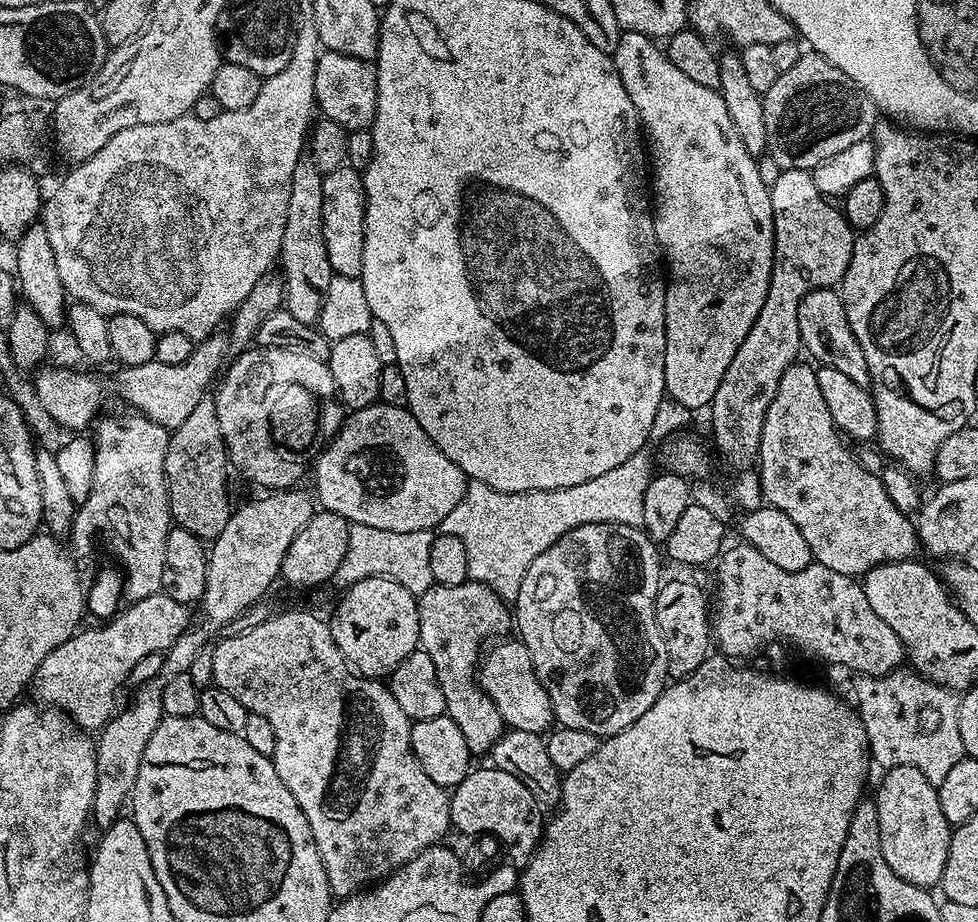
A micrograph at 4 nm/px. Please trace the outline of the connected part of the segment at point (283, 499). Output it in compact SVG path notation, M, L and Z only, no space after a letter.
M293 486L283 490L272 490L260 494L257 500L235 509L226 522L222 534L211 541L206 552L204 577L206 586L198 601L200 616L204 621L189 628L170 645L164 653L162 670L154 678L135 689L128 708L121 707L112 719L99 729L96 745L96 789L92 803L91 819L106 829L121 815L120 807L125 807L131 797L132 787L138 778L138 766L142 762L142 750L150 742L150 734L164 719L162 710L162 690L170 678L178 674L192 672L192 663L200 656L200 651L208 644L208 639L223 624L236 620L251 604L256 604L268 592L268 587L280 576L282 558L290 550L290 542L310 522L314 511L314 496L311 491L303 492L303 487Z

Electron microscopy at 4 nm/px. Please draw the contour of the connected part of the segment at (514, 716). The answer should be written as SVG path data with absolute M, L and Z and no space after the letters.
M519 638L501 639L483 653L478 665L478 683L490 702L498 706L498 714L502 714L509 729L544 734L553 727L556 715L550 706L550 694L546 694L538 678L530 650L526 650Z

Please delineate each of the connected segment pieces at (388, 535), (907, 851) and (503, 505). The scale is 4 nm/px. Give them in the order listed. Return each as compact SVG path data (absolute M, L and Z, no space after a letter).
M349 524L350 539L346 545L346 558L342 566L332 575L331 583L351 586L371 576L385 576L410 590L410 594L419 597L425 588L432 587L434 581L427 575L428 555L432 545L433 533L395 532L394 530L374 530L374 526Z
M894 766L883 773L880 789L874 793L878 810L878 830L882 838L882 855L885 856L890 870L898 874L898 878L906 878L919 888L935 889L942 878L942 870L946 870L946 858L950 850L950 838L954 831L946 814L942 814L942 802L938 802L937 785L932 784L922 774L922 770L914 770L914 766Z
M650 452L634 454L622 466L590 478L590 482L578 482L578 486L562 486L558 490L503 492L486 486L486 482L469 480L462 502L446 514L439 531L462 538L469 580L490 586L503 600L514 602L534 558L550 550L570 530L598 522L625 524L631 528L643 525L642 498L646 498L646 486L654 475Z

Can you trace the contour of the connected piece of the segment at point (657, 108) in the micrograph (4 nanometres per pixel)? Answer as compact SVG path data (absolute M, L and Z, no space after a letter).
M621 31L618 46L611 53L616 64L618 78L622 78L622 86L626 86L626 94L630 94L630 102L634 102L636 113L640 116L640 126L646 137L646 152L650 157L650 192L654 197L654 230L656 241L662 249L662 260L666 265L666 358L664 359L664 390L671 399L682 402L689 410L707 409L714 398L714 390L718 390L726 370L734 354L738 354L738 346L742 346L746 334L750 334L750 326L754 326L754 318L762 310L762 302L766 302L766 290L772 277L772 259L774 258L774 222L770 206L769 185L766 176L760 173L757 157L751 156L742 146L742 138L738 138L738 130L734 130L734 122L730 122L730 110L726 110L726 102L720 97L719 91L710 86L701 86L693 82L687 74L682 74L674 62L662 51L655 39L643 36L641 32Z

